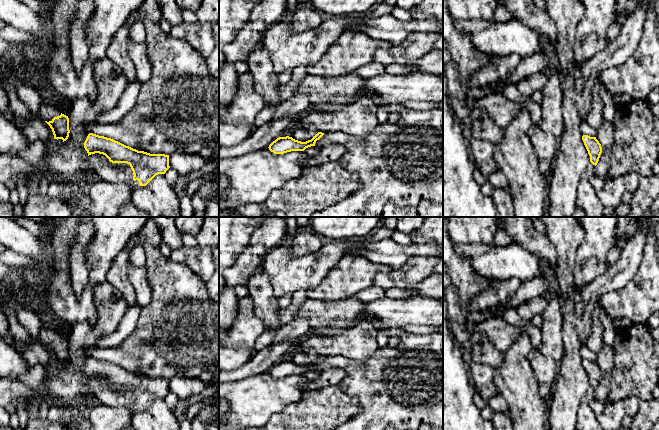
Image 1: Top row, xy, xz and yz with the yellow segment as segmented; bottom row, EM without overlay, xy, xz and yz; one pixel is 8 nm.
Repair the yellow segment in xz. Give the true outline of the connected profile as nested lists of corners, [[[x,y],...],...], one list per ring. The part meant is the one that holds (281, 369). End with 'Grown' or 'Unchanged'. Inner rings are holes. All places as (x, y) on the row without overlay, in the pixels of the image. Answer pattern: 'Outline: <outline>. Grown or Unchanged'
Outline: [[[318,356],[311,364],[301,366],[292,361],[279,361],[269,369],[269,374],[274,378],[284,378],[291,375],[304,375],[306,372],[315,370],[324,357]]]. Unchanged

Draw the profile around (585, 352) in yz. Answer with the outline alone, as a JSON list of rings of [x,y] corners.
[[[585,345],[582,346],[581,350],[580,350],[580,355],[583,359],[588,359],[590,361],[596,361],[596,353],[593,352],[592,350],[590,350],[588,347],[586,347]]]

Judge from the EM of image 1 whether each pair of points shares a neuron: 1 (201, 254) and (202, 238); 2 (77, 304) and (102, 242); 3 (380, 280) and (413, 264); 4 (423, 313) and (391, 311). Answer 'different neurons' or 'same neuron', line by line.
1: different neurons
2: same neuron
3: same neuron
4: same neuron

